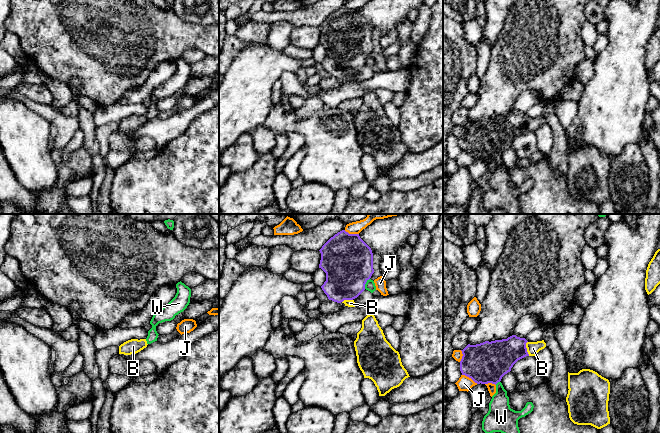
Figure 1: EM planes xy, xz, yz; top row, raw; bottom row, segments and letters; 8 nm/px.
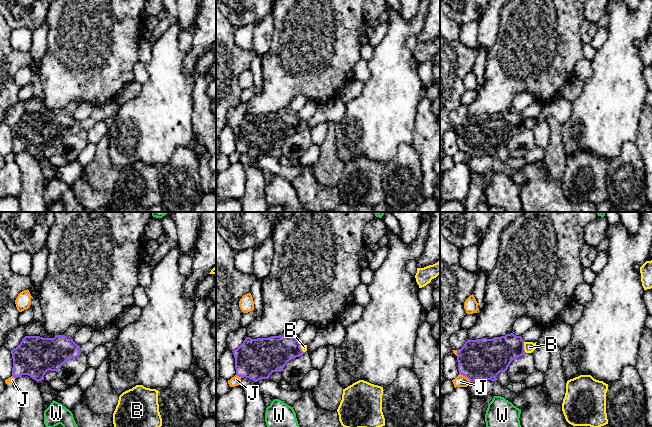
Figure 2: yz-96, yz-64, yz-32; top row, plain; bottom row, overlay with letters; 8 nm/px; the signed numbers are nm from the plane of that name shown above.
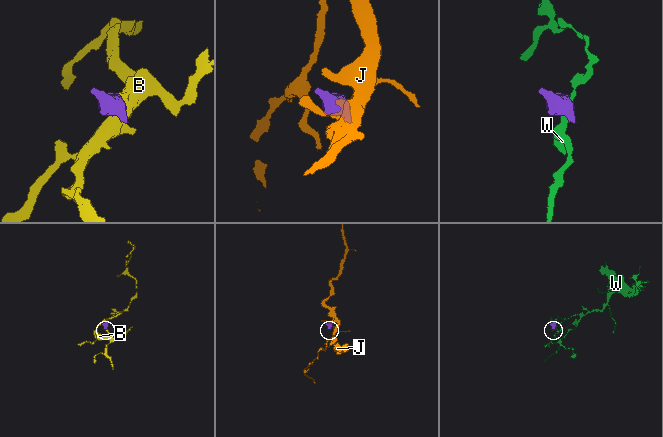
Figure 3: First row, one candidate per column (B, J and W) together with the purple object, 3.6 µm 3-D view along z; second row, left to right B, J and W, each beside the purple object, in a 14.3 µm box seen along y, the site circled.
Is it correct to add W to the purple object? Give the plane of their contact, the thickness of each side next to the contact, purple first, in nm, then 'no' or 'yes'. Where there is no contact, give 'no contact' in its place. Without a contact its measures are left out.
contact in xz; calibres 400 and 80 nm; no

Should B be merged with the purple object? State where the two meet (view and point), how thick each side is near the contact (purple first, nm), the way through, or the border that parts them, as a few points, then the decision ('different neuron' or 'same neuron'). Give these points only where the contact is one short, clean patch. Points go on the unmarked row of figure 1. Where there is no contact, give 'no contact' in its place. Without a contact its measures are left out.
meets purple in yz at (526, 124); 280 nm thick on the purple side, 100 nm on the other; runs through yz (497, 133), (513, 124), (526, 124), (533, 124); same neuron

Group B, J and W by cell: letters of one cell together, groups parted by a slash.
B / J / W

